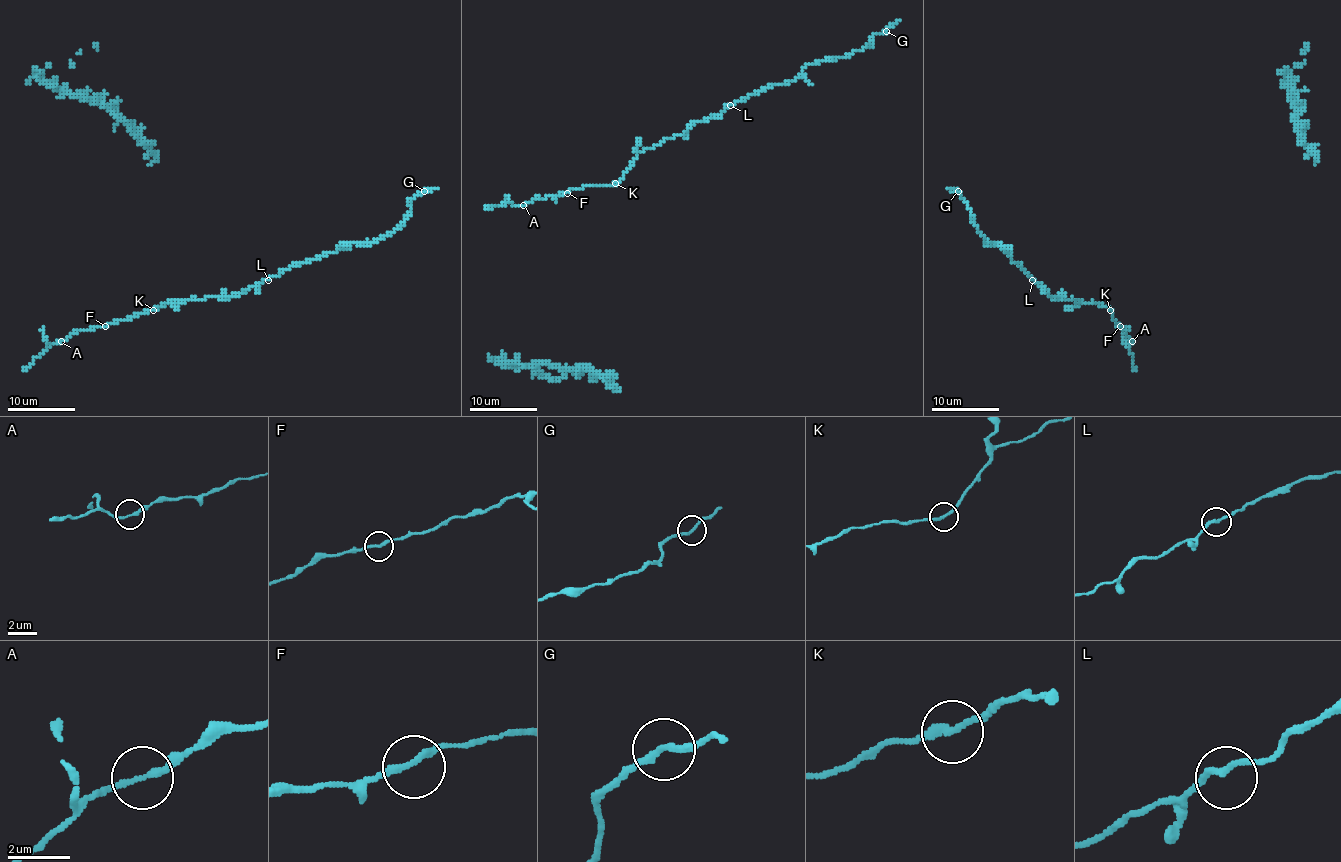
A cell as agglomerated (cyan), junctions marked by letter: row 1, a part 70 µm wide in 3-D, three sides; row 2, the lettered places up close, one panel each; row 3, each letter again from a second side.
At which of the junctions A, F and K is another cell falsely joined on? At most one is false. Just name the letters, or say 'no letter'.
no letter

